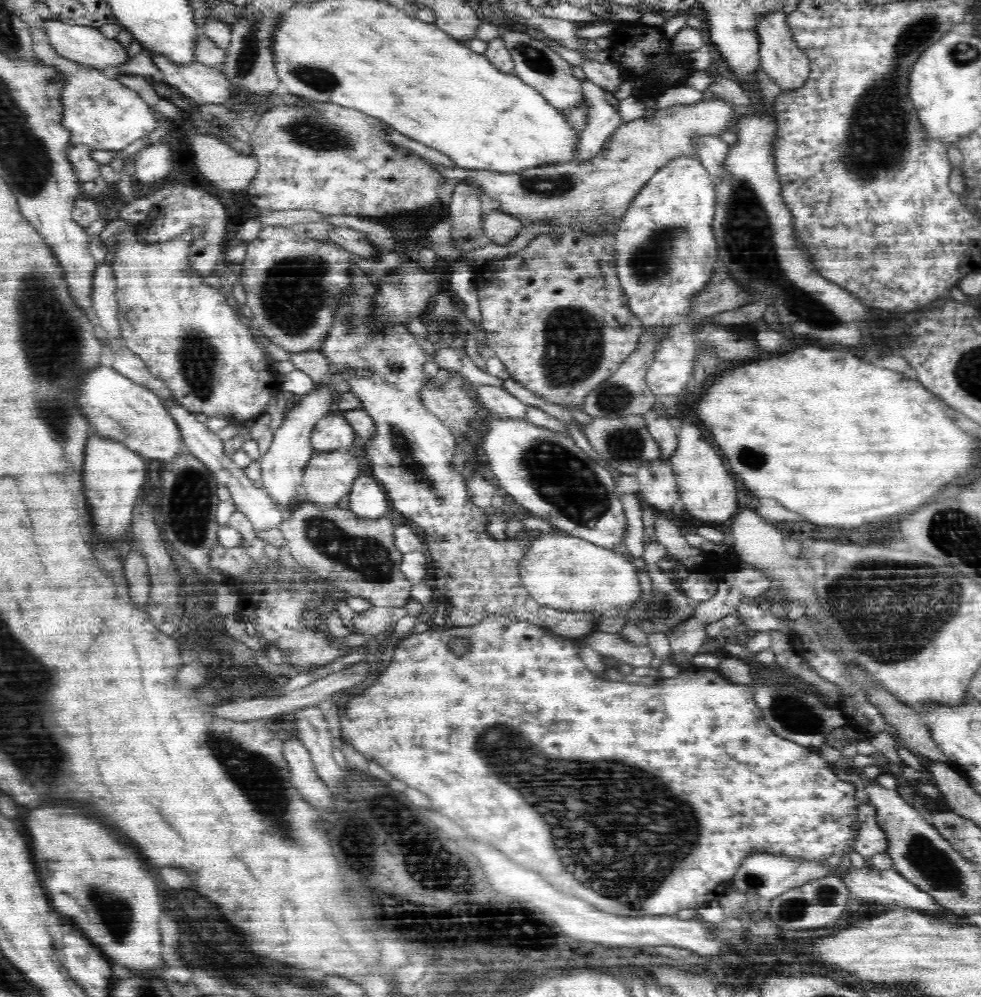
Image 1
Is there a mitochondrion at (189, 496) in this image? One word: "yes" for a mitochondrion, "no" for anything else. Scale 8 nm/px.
yes

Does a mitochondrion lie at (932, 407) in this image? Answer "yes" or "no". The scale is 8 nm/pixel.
no

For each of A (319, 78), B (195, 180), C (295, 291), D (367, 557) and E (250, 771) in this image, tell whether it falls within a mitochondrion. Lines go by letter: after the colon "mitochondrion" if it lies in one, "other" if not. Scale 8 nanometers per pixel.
A: mitochondrion
B: other
C: mitochondrion
D: mitochondrion
E: mitochondrion

